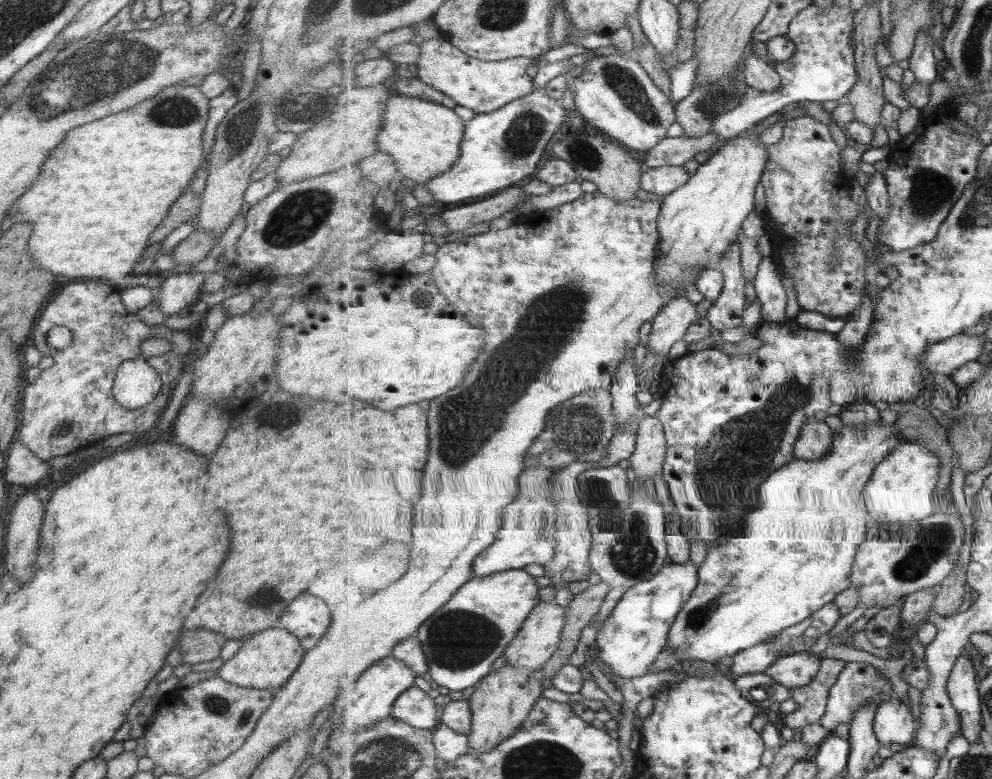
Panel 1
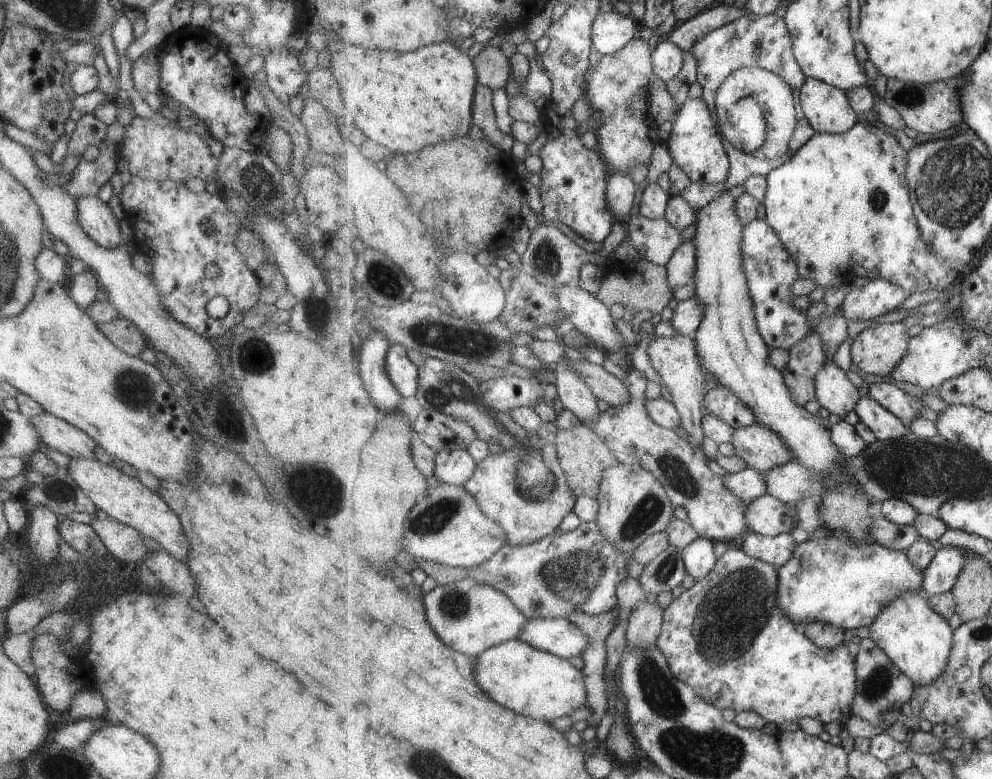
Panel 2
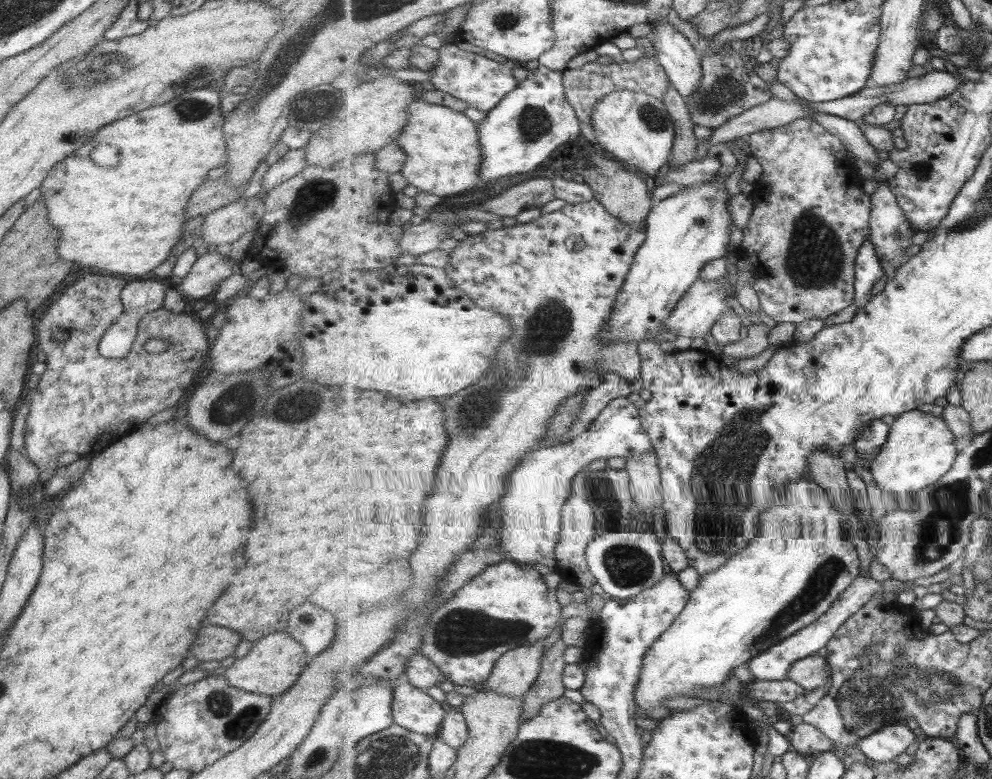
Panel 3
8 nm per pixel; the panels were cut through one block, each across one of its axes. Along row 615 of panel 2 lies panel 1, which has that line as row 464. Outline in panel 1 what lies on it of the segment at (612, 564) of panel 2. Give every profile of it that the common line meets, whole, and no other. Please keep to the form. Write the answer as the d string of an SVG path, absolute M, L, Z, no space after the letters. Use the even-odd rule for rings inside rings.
M611 389L585 391L562 402L550 412L546 426L546 430L535 441L535 446L527 451L526 468L564 468L575 462L598 464L609 458L607 448L610 448L616 436L614 397L611 396Z

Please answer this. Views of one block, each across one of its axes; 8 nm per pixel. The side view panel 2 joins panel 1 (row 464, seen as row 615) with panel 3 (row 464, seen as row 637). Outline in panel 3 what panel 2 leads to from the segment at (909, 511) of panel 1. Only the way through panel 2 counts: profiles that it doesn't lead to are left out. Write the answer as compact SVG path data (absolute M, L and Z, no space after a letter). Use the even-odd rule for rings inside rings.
M913 410L897 417L887 442L870 468L872 478L884 494L888 508L917 510L915 494L939 482L954 466L958 455L956 436L942 416Z

